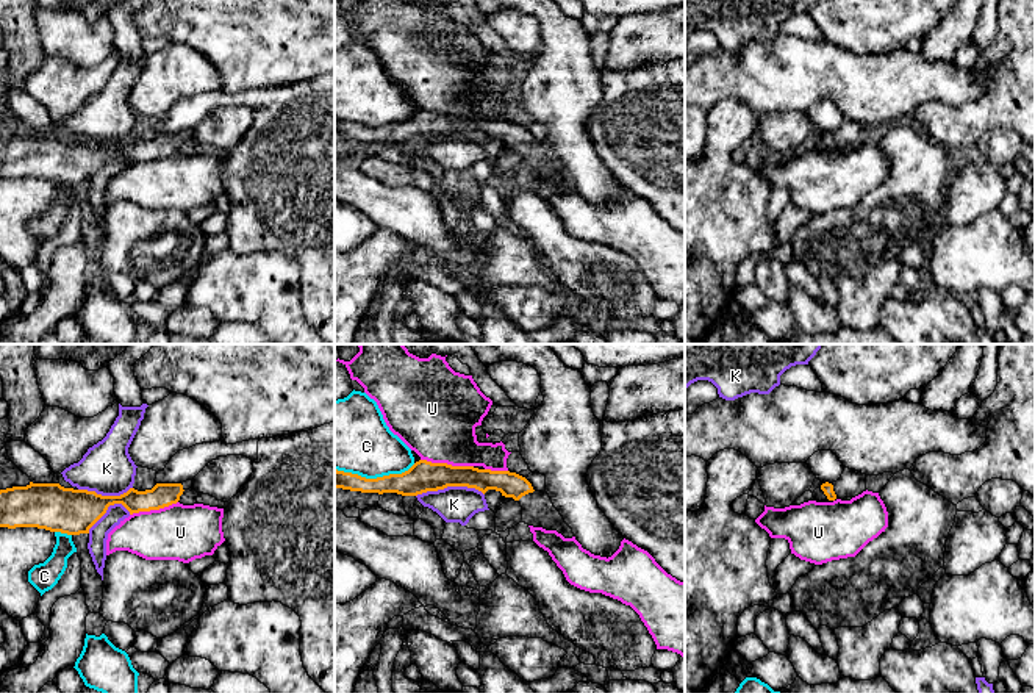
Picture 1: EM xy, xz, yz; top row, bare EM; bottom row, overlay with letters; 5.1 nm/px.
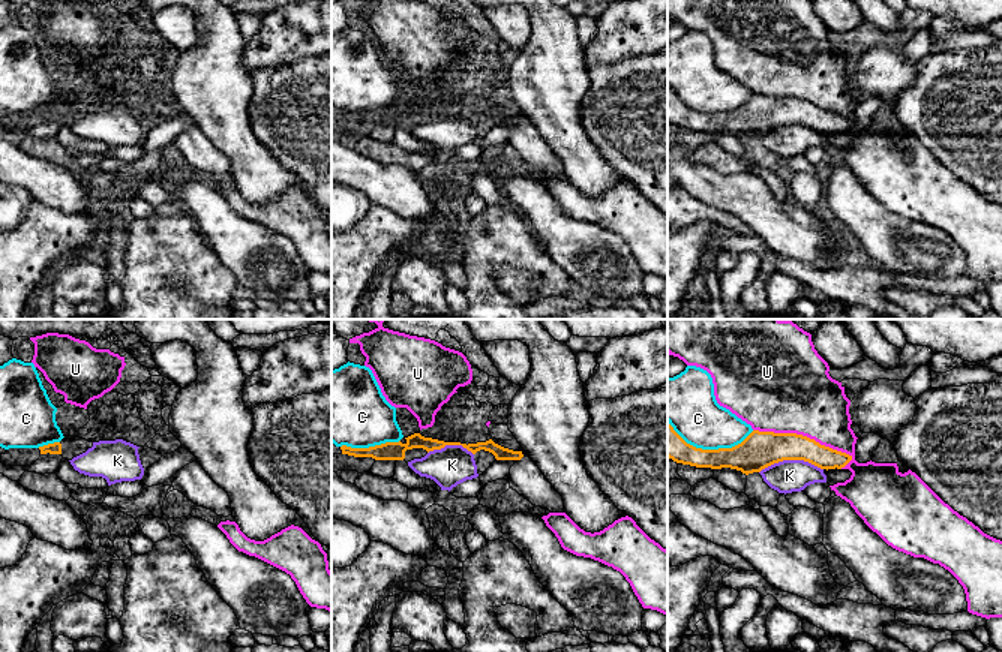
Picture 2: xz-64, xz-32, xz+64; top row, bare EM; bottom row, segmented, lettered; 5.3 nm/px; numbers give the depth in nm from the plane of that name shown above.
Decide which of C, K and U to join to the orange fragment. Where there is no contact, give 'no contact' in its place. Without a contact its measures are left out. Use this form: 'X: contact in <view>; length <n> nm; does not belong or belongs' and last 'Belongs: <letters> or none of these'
C: contact in xz; length 420 nm; does not belong
K: contact in xz; length 360 nm; does not belong
U: contact in xz; length 280 nm; does not belong
Belongs: none of these

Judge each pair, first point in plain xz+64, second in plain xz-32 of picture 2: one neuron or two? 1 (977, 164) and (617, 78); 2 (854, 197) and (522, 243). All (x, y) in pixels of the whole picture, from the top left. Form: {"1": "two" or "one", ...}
{"1": "one", "2": "two"}

